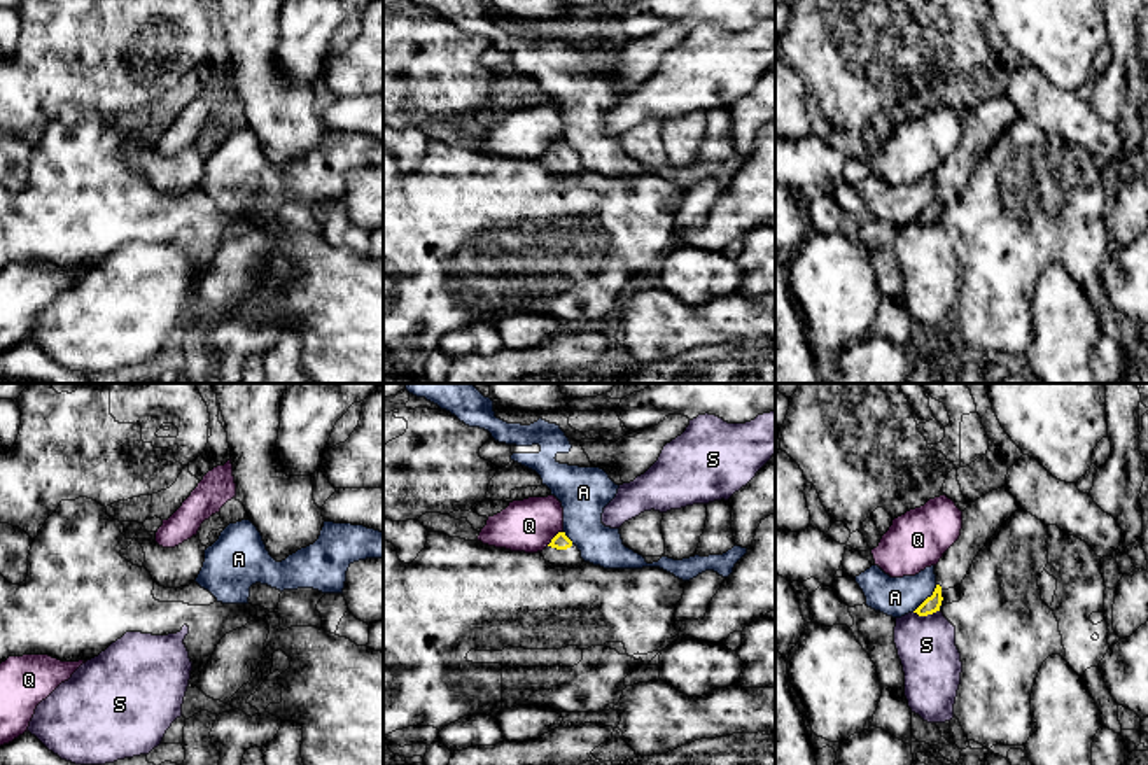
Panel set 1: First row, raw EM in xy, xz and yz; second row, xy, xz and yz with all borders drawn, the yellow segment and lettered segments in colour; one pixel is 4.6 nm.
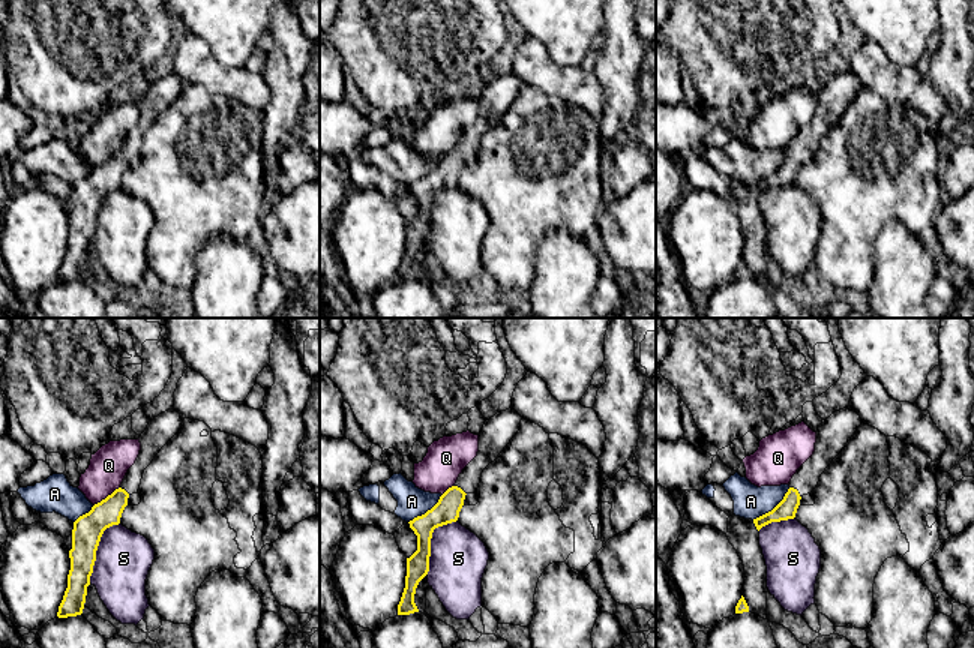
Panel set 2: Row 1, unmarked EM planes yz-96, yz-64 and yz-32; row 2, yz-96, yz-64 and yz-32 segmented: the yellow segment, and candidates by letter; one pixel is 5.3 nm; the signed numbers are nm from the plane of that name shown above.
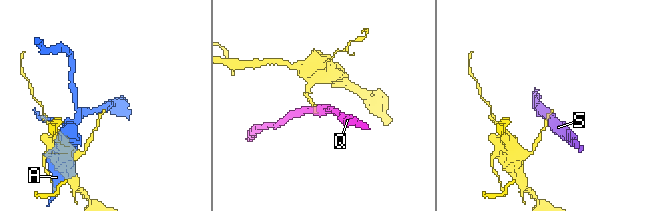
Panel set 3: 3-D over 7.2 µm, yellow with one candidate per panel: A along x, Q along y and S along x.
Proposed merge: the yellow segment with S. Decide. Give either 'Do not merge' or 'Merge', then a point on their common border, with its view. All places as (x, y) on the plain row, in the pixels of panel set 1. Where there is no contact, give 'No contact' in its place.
Do not merge. Touches yellow at yz (926, 223)

